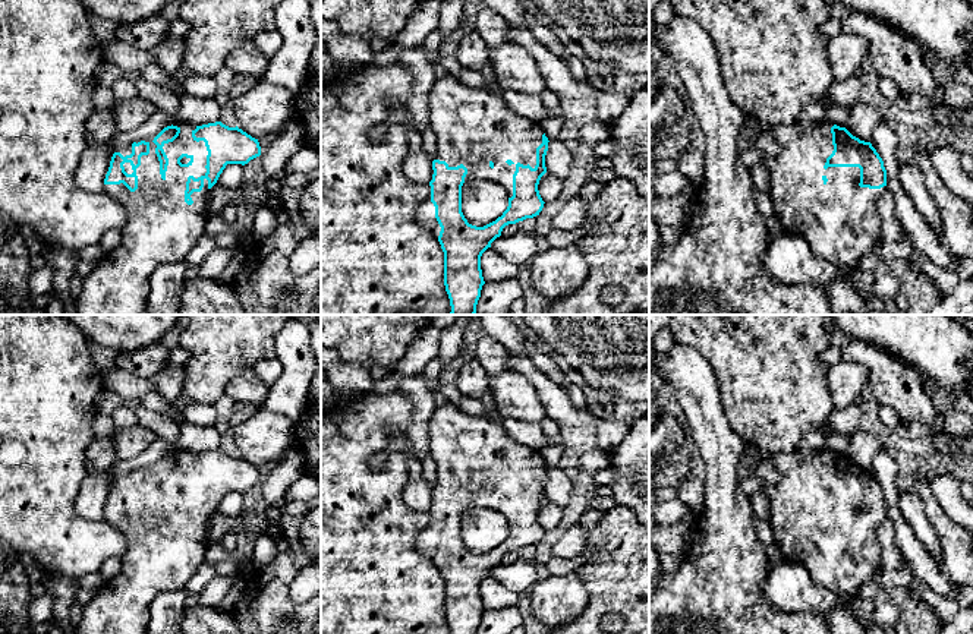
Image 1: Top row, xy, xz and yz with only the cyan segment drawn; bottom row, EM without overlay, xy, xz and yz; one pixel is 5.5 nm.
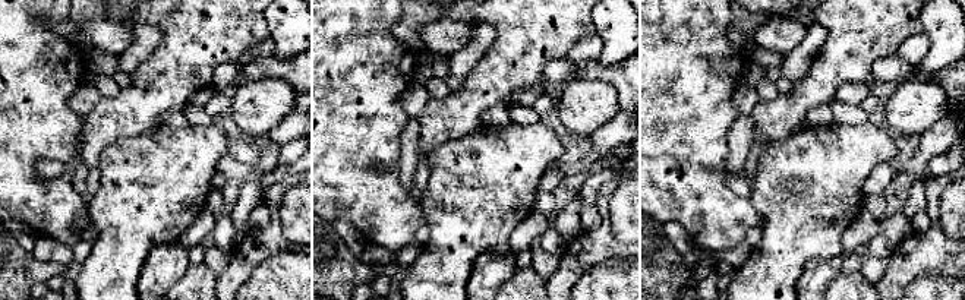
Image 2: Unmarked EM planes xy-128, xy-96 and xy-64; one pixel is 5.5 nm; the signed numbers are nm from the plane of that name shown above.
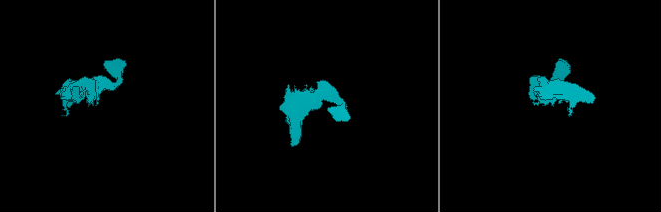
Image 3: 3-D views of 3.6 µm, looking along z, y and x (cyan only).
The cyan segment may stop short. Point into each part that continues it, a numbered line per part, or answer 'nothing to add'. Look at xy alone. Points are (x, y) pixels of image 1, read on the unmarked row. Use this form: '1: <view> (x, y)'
1: xy (161, 557)

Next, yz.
1: yz (840, 548)

